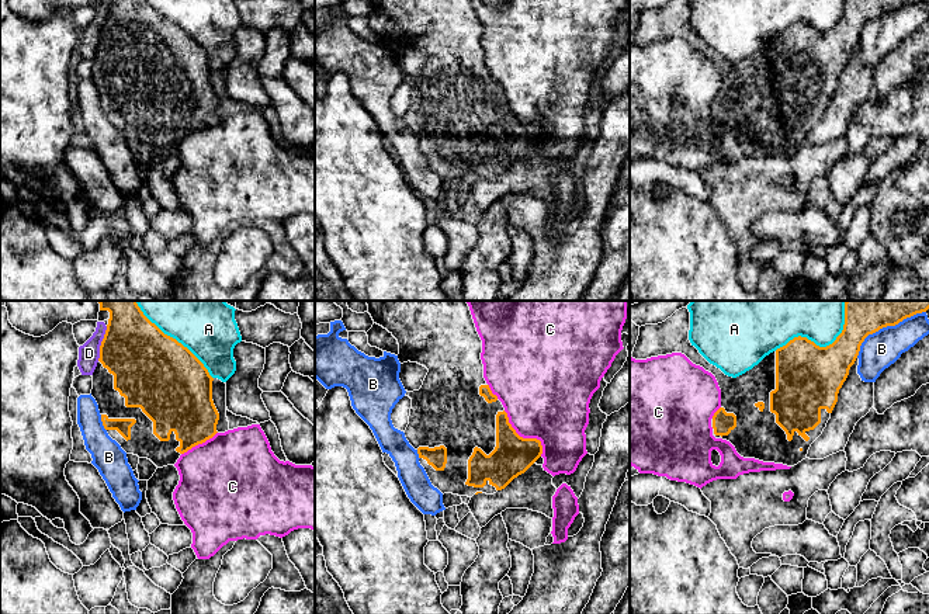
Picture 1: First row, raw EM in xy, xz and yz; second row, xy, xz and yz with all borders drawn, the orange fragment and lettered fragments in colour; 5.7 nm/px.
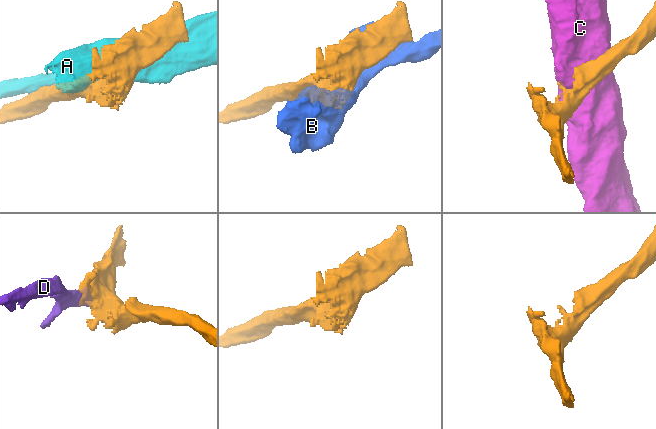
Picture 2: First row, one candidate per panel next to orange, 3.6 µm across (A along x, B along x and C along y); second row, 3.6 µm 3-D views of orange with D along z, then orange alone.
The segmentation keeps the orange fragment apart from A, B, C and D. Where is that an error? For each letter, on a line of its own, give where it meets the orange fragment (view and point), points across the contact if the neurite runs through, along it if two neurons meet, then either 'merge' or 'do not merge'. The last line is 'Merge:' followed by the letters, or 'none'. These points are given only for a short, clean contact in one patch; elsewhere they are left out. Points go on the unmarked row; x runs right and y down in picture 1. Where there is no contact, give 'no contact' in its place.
A: yz (817, 31) | do not merge
B: yz (880, 13) | do not merge
C: xz (524, 124) | do not merge
D: xy (101, 28) | do not merge
Merge: none

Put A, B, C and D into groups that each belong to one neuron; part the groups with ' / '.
A / B / C / D

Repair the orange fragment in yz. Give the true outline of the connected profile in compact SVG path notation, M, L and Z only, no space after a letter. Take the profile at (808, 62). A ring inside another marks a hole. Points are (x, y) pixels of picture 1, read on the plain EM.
M690 0L641 11L631 42L684 39L711 58L721 74L713 121L729 126L743 143L794 152L826 112L864 24L911 1L845 0L843 15L832 30L819 32L794 22L736 63L710 49L690 28Z

